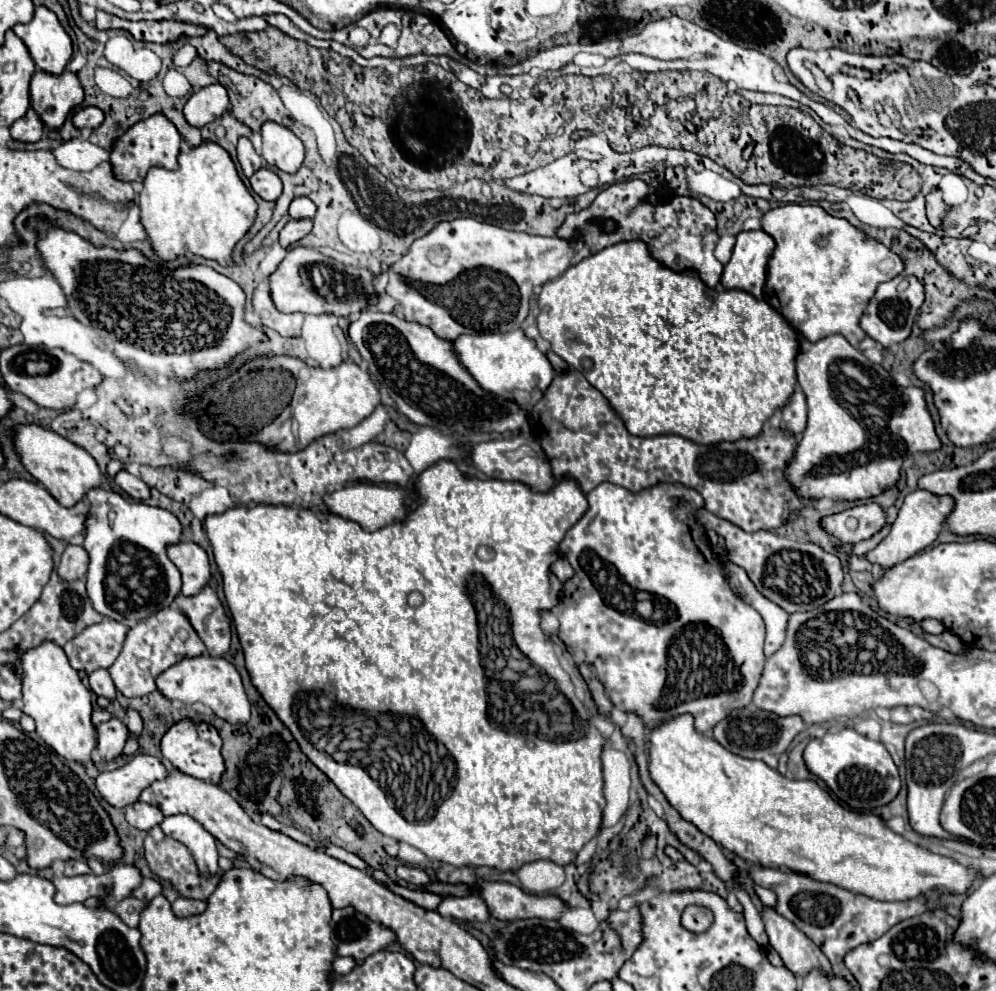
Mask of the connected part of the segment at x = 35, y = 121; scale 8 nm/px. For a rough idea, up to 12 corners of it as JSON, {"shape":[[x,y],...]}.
{"shape":[[30,108],[10,126],[10,136],[20,142],[38,142],[44,124]]}

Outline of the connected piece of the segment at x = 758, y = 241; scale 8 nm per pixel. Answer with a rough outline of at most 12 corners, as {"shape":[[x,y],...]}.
{"shape":[[740,232],[722,286],[762,298],[774,240]]}

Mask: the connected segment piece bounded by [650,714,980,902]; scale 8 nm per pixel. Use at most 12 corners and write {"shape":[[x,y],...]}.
{"shape":[[696,732],[650,776],[750,864],[888,902],[980,876]]}

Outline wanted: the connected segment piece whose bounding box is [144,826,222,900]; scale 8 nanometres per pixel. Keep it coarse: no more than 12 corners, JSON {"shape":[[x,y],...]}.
{"shape":[[160,826],[144,856],[160,880],[184,898],[206,900],[220,874],[202,876],[182,842]]}

